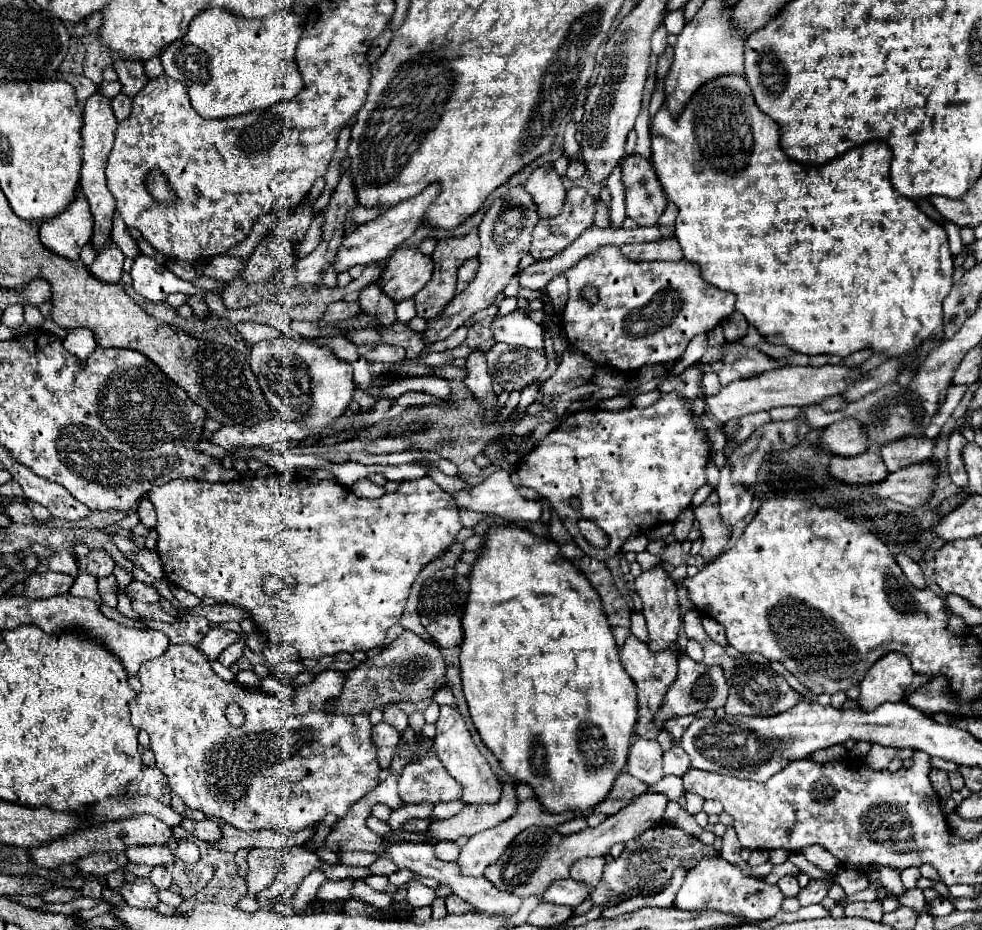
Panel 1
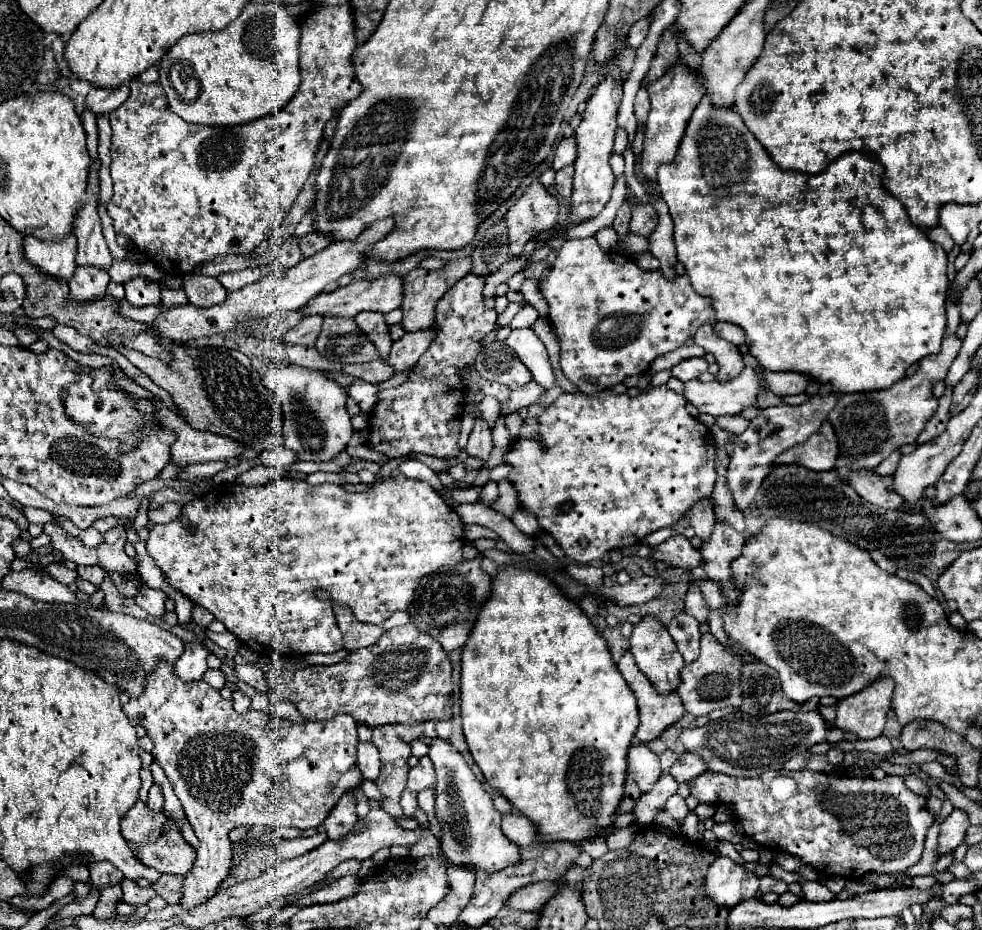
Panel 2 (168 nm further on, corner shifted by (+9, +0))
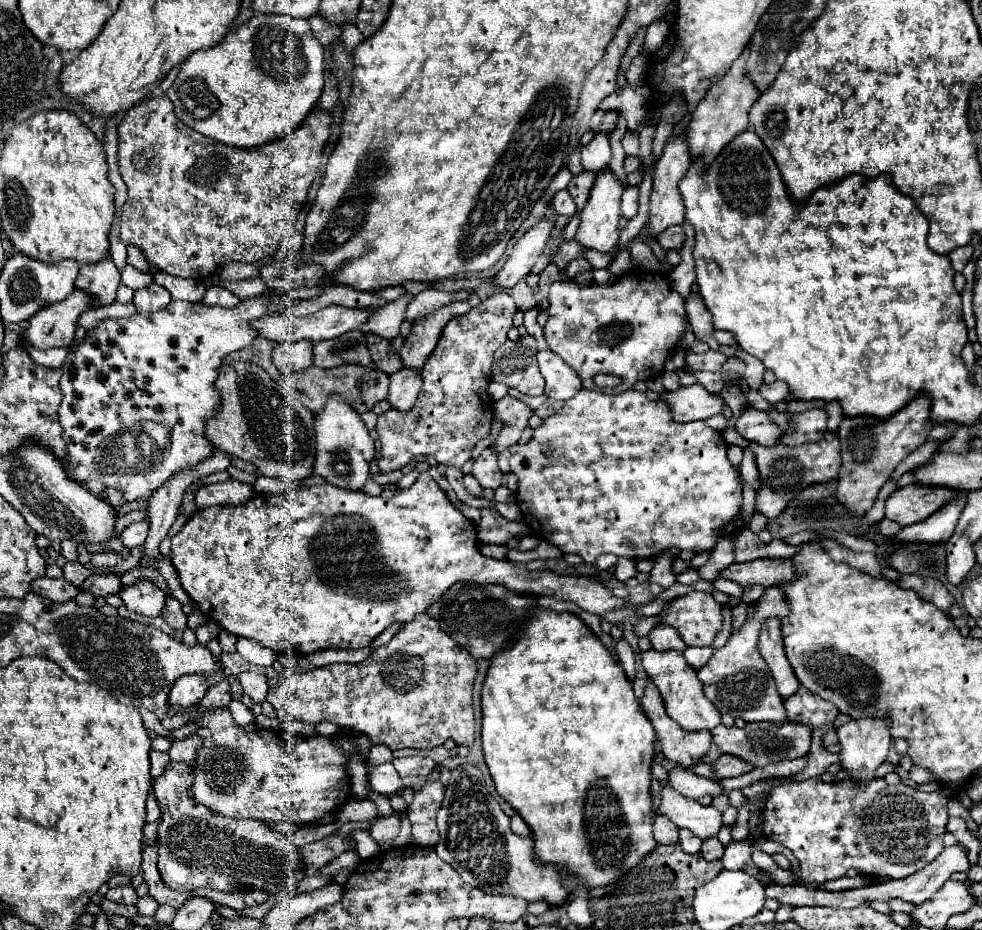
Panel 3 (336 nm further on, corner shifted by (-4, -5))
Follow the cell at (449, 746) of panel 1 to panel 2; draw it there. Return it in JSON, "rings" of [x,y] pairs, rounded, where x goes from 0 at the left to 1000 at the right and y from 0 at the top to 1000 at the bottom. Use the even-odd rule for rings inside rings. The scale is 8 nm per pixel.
{"rings":[[[450,795],[438,801],[438,816],[444,827],[444,881],[448,885],[448,917],[460,930],[475,930],[481,937],[505,939],[530,928],[527,909],[513,900],[509,891],[509,874],[501,866],[501,857],[493,851],[473,814]]]}

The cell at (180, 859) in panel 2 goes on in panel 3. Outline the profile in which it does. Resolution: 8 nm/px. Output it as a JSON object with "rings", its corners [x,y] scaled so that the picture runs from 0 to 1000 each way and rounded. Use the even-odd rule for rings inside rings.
{"rings":[[[174,819],[166,834],[156,841],[164,869],[162,888],[162,938],[170,953],[180,959],[217,955],[239,959],[245,955],[268,955],[276,963],[296,961],[309,944],[309,929],[302,912],[292,901],[264,882],[237,882],[219,877],[199,862],[195,854],[195,822]]]}

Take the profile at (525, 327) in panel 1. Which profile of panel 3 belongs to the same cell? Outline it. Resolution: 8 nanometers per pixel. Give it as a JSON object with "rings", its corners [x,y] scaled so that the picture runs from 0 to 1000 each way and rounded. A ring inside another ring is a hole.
{"rings":[[[557,374],[547,378],[547,389],[555,406],[555,426],[565,430],[579,430],[592,419],[592,409],[588,400],[577,394],[563,376]]]}

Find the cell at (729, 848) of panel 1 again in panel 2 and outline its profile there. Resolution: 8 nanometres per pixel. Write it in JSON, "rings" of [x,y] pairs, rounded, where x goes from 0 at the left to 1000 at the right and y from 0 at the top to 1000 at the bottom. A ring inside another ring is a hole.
{"rings":[[[731,919],[721,932],[715,962],[729,975],[745,977],[772,960],[772,943],[741,922]]]}

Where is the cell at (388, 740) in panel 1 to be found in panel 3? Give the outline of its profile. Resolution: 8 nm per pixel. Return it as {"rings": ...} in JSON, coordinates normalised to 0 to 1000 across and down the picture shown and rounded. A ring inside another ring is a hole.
{"rings":[[[398,819],[386,822],[386,824],[374,824],[374,832],[376,832],[378,849],[384,854],[396,856],[396,854],[402,854],[404,849],[410,847],[408,837]]]}

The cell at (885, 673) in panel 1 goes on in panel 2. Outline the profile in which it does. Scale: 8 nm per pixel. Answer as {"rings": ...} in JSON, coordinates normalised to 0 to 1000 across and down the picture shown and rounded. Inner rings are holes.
{"rings":[[[894,730],[888,739],[866,747],[853,756],[849,780],[857,786],[870,788],[874,795],[884,797],[898,790],[902,769],[908,754],[908,732]]]}

